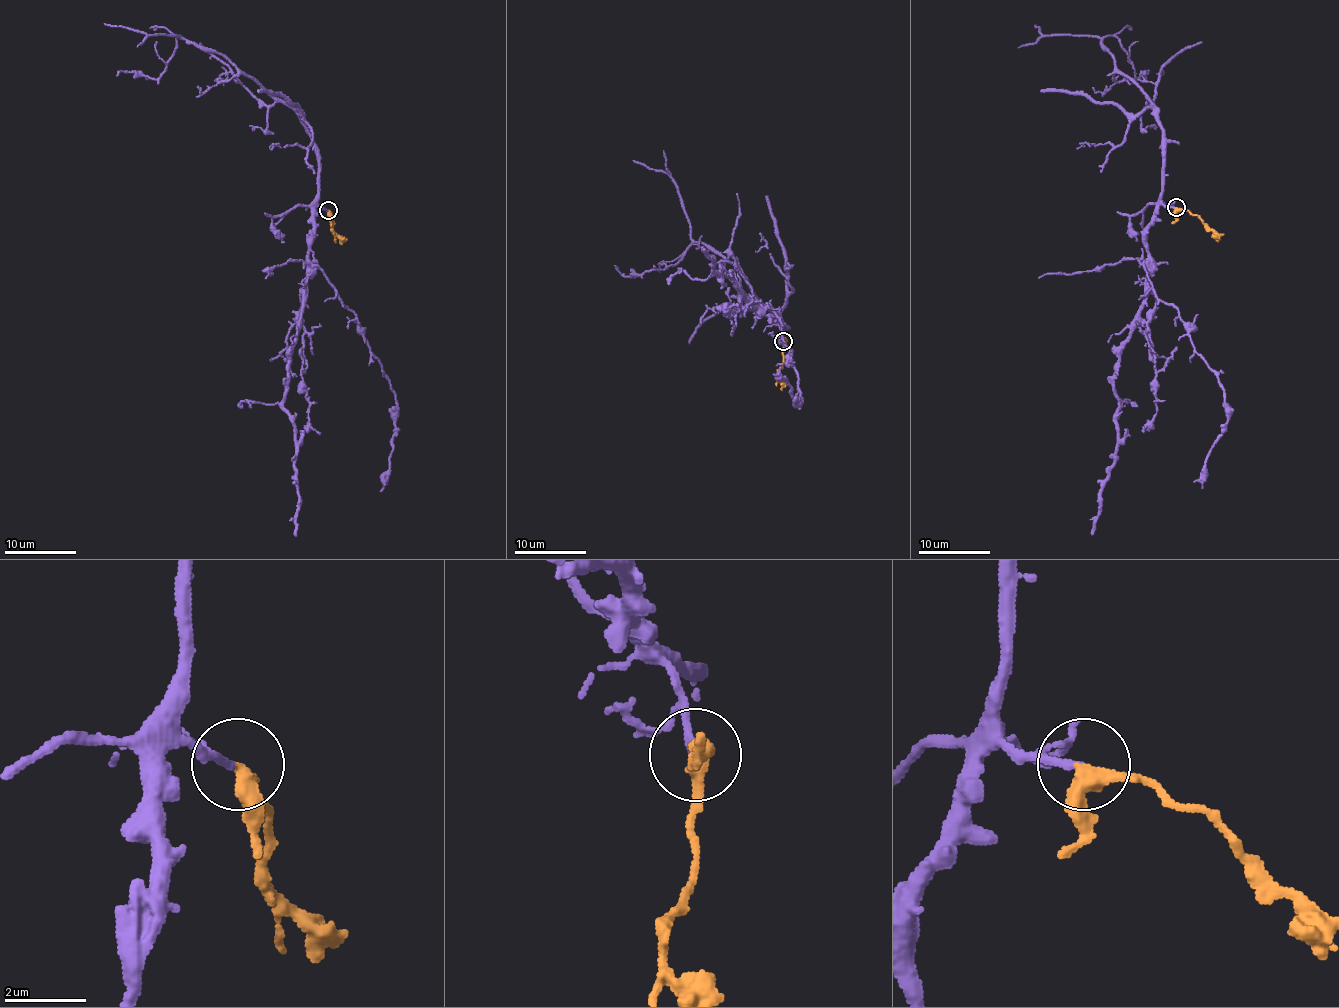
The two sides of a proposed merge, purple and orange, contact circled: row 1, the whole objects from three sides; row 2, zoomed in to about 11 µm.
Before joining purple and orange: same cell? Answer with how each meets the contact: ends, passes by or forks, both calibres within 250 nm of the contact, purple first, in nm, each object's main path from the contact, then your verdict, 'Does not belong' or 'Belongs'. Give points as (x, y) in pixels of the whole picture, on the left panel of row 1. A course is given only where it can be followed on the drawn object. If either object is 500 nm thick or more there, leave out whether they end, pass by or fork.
At the ring purple ends. At the ring orange passes by. Thickness 160 nm (purple) against 360 nm. Course of purple: (327, 209), (317, 204), (319, 150), (303, 120), (288, 105), (219, 53), (175, 35), (156, 35), (103, 24). Course of orange: (327, 209), (333, 217), (334, 231), (346, 240). Belongs

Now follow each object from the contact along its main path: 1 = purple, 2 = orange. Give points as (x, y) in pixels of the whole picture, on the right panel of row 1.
1: (1177, 207), (1166, 207), (1162, 202), (1163, 132), (1159, 113), (1115, 65), (1099, 37), (1049, 35), (1034, 25)
2: (1177, 207), (1195, 214), (1216, 237)

